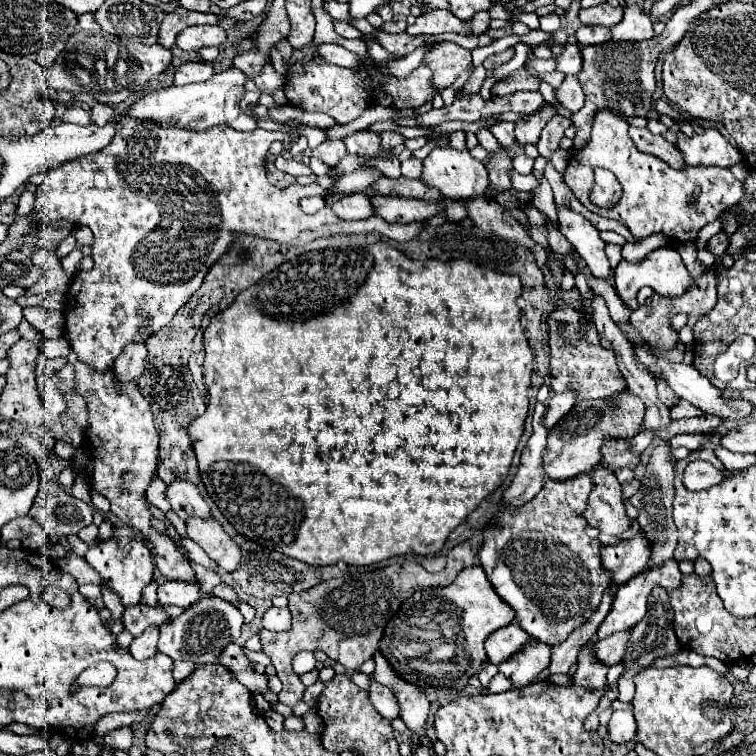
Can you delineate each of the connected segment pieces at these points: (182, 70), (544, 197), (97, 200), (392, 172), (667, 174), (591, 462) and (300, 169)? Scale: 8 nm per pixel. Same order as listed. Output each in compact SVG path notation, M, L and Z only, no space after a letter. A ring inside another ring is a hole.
M192 61L182 63L174 73L174 85L188 85L188 83L200 83L208 81L216 73L214 65L208 61Z
M534 171L534 175L540 179L540 187L532 193L534 195L534 199L532 199L532 205L536 205L548 219L550 219L550 223L558 229L558 217L556 217L556 203L554 203L554 199L552 199L552 189L550 189L550 185L548 185L548 181L544 179L544 175L542 173L538 173L538 171Z
M124 117L120 119L120 129L116 129L116 137L108 149L48 171L48 177L36 191L32 209L42 225L68 221L70 225L86 225L94 233L94 269L90 273L74 275L66 293L68 307L64 313L64 329L70 347L82 363L96 371L108 371L126 345L146 341L166 327L176 311L200 289L208 269L228 253L236 239L234 233L294 247L330 235L380 233L386 239L410 241L420 233L420 221L386 225L386 221L376 215L365 220L346 221L338 219L328 207L314 215L306 215L300 209L300 199L322 195L324 189L320 185L312 183L302 187L294 183L288 189L276 189L266 179L266 153L270 145L284 135L286 133L264 129L242 133L228 125L218 125L216 129L208 129L208 133L196 133L192 129L160 129L160 125L152 125L152 121L132 121L132 117Z
M396 156L390 159L375 158L370 161L362 161L360 167L368 167L369 165L380 170L385 176L395 179L401 176L400 162Z
M602 109L596 113L592 139L584 149L574 153L563 179L575 197L588 199L579 200L587 209L602 217L622 221L634 239L644 239L652 233L664 233L674 241L694 241L706 223L716 221L724 207L736 205L742 197L742 183L728 169L688 167L684 173L680 173L654 155L640 153L628 137L628 121L616 115L612 109ZM592 167L606 167L616 175L622 185L622 199L618 205L606 209L590 201L590 189L594 187ZM694 187L702 189L702 193L696 197L692 195Z
M624 391L624 397L620 397L620 413L612 413L604 399L578 401L572 411L548 431L548 445L542 455L546 477L552 481L568 481L588 473L600 463L600 441L604 441L604 437L612 437L612 433L640 433L644 411L644 401L630 391Z
M282 155L276 157L276 169L278 169L278 171L284 171L284 173L290 173L292 177L298 177L298 175L312 175L312 171L310 171L308 165L304 165L302 161L290 159L290 157L282 157Z

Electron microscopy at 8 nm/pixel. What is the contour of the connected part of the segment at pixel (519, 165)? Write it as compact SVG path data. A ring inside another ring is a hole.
M518 155L518 157L514 157L514 169L520 173L520 175L528 175L530 171L532 171L532 165L534 165L534 161L528 157L528 155Z

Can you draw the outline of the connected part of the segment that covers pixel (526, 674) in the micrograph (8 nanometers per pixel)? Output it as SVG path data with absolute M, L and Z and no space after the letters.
M530 641L516 651L508 661L500 663L498 669L512 681L516 689L530 685L550 663L550 647L540 641Z

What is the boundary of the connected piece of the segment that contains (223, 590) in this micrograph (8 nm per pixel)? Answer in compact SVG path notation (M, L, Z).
M220 583L218 587L214 587L214 589L212 589L212 595L214 595L214 597L220 597L220 599L224 599L224 601L230 601L230 603L234 603L234 601L238 599L236 591L234 591L230 585L226 585L226 583Z

